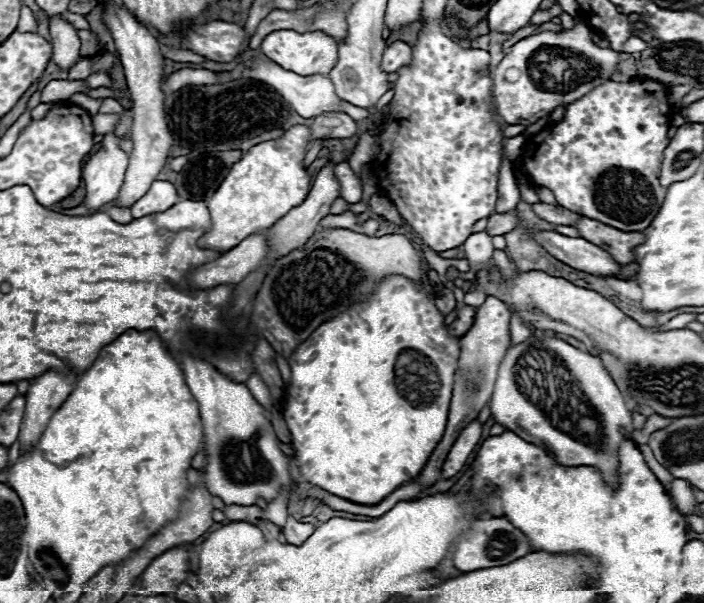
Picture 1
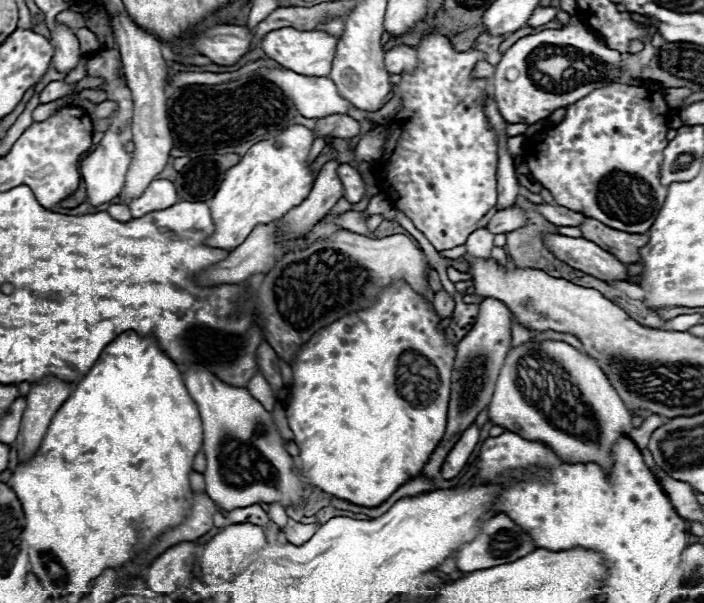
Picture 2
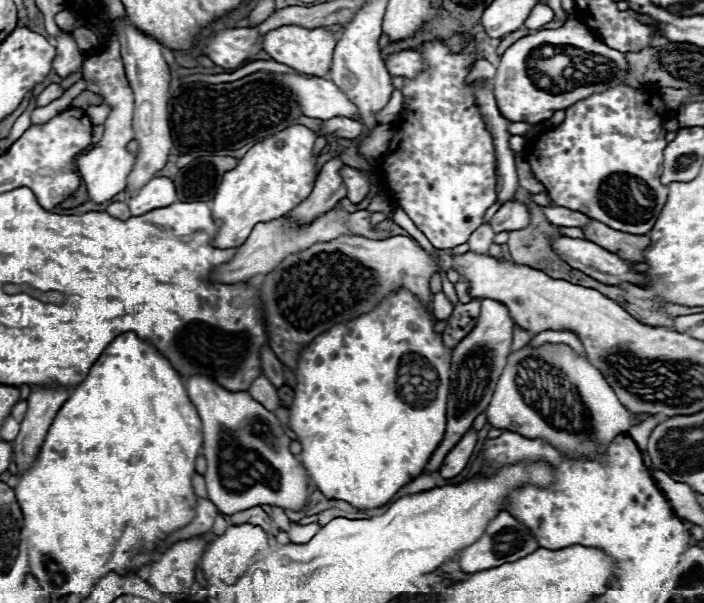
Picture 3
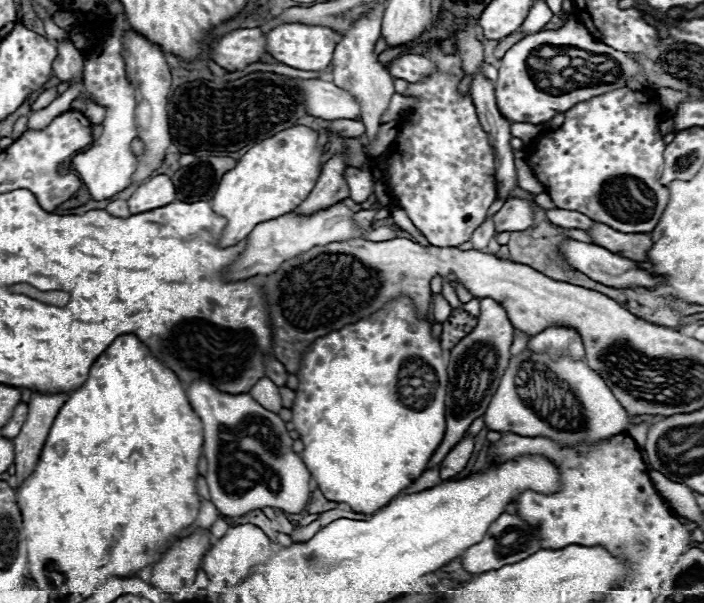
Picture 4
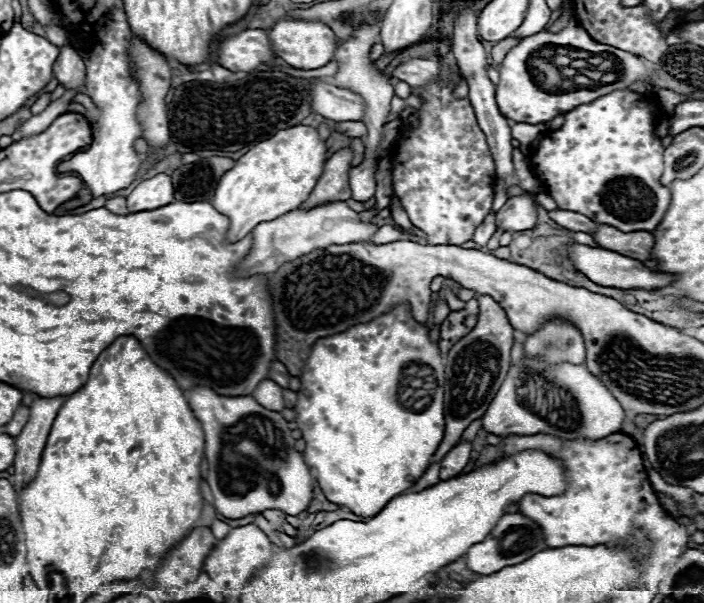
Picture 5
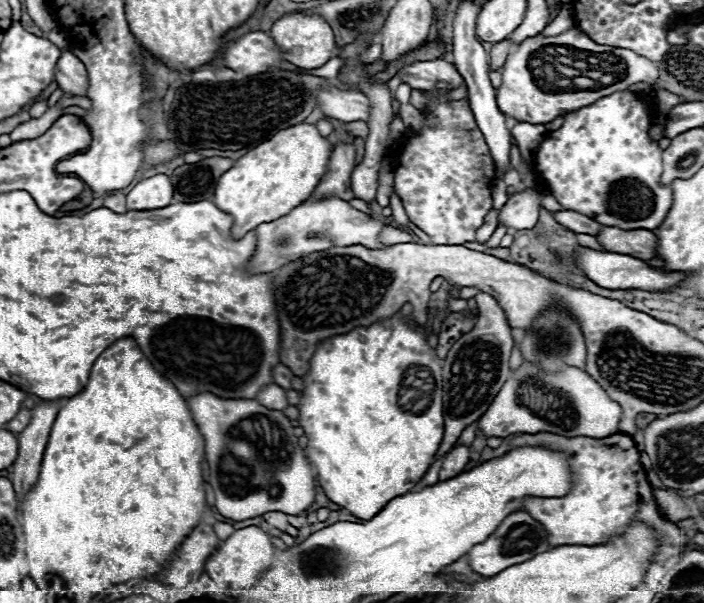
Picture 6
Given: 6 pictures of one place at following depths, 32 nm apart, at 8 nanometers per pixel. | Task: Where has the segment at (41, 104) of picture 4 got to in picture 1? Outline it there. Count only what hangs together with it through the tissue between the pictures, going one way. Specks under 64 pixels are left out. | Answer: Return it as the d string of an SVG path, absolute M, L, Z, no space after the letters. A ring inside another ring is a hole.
M52 80L48 86L42 90L42 102L58 102L58 100L68 100L76 92L90 92L92 88L84 80Z

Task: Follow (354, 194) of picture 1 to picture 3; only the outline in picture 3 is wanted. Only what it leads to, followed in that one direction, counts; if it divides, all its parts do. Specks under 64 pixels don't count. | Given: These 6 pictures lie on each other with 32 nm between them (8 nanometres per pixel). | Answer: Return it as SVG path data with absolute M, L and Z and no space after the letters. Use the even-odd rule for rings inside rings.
M342 166L340 176L342 176L342 180L344 180L344 184L346 184L346 190L348 190L346 198L348 198L350 202L354 202L354 204L362 202L362 200L366 198L366 194L368 194L368 188L370 188L366 174L364 174L364 172L358 172L356 168Z

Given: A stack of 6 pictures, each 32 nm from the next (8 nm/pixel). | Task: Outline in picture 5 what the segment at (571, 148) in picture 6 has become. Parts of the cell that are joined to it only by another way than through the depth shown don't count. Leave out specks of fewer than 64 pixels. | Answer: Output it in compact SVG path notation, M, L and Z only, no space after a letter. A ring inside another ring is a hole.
M628 88L614 90L590 104L580 104L566 112L566 122L558 130L548 132L536 146L530 156L534 174L546 184L548 194L556 200L560 210L582 212L594 222L622 228L622 232L652 232L670 206L670 190L660 184L664 146L654 134L658 112L660 108L654 100Z

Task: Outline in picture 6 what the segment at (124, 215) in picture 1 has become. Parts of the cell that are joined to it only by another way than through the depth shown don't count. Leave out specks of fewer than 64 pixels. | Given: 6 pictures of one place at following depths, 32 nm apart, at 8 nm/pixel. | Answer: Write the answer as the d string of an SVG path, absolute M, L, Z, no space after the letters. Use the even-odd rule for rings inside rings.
M120 192L106 194L106 198L104 198L104 206L106 206L106 208L110 208L112 212L122 214L122 212L126 212L126 196L124 196L124 194L120 194Z

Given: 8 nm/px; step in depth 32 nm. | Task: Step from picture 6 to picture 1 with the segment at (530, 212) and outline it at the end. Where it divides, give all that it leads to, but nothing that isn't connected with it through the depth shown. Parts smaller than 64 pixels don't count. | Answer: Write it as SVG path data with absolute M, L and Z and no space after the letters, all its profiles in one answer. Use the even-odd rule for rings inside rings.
M508 212L508 214L492 214L492 216L488 218L486 232L490 232L490 236L500 236L500 234L506 234L506 232L514 230L516 226L518 226L516 212Z

